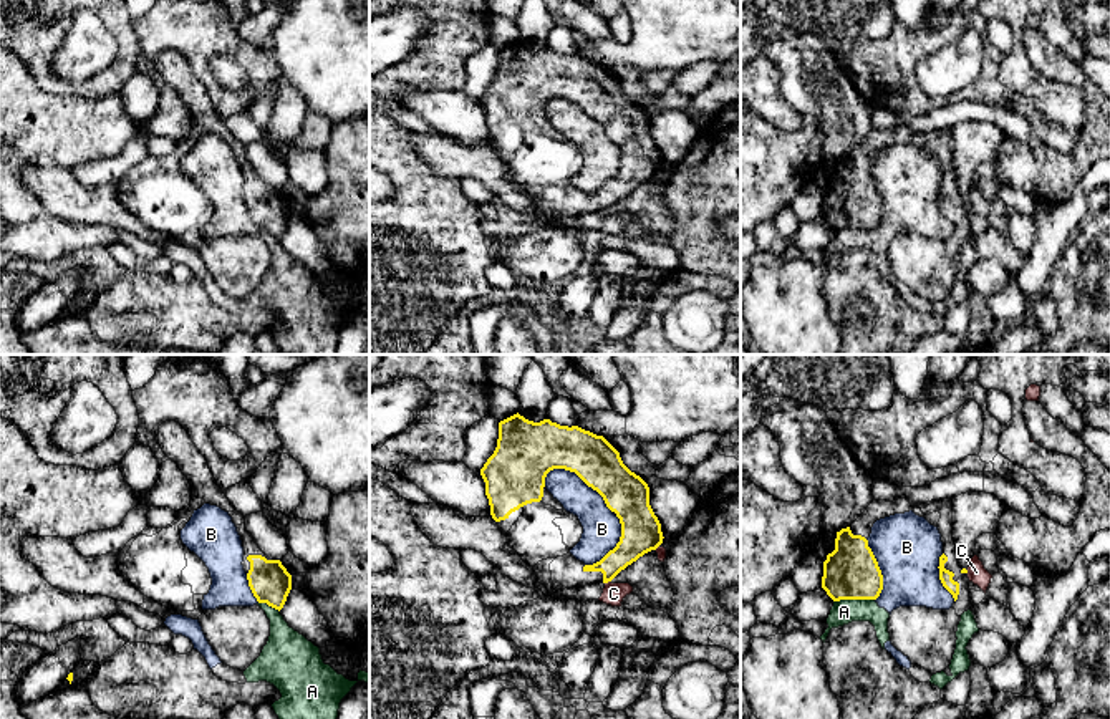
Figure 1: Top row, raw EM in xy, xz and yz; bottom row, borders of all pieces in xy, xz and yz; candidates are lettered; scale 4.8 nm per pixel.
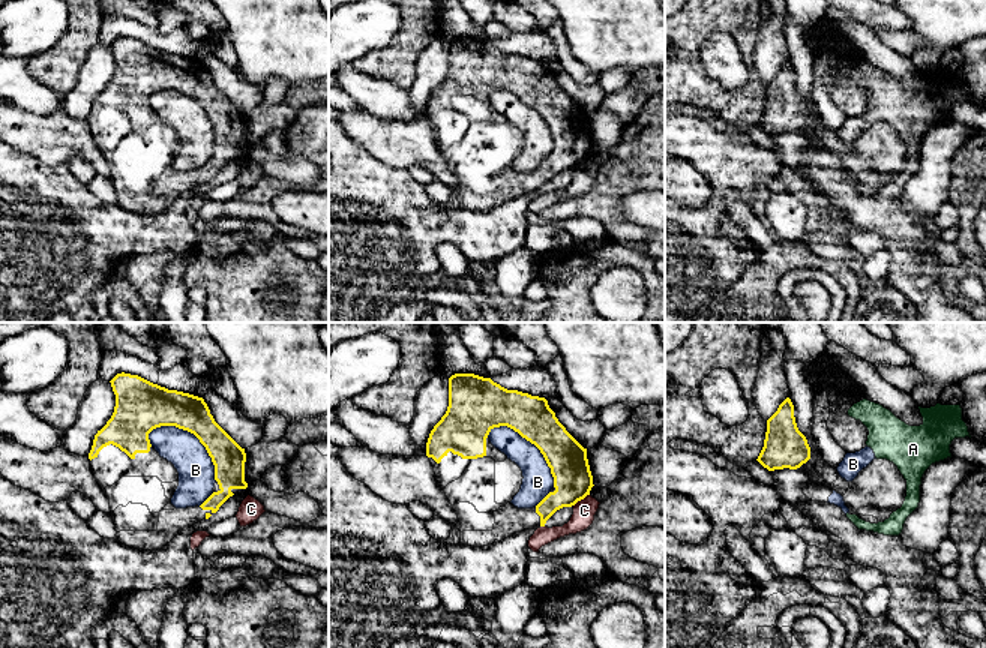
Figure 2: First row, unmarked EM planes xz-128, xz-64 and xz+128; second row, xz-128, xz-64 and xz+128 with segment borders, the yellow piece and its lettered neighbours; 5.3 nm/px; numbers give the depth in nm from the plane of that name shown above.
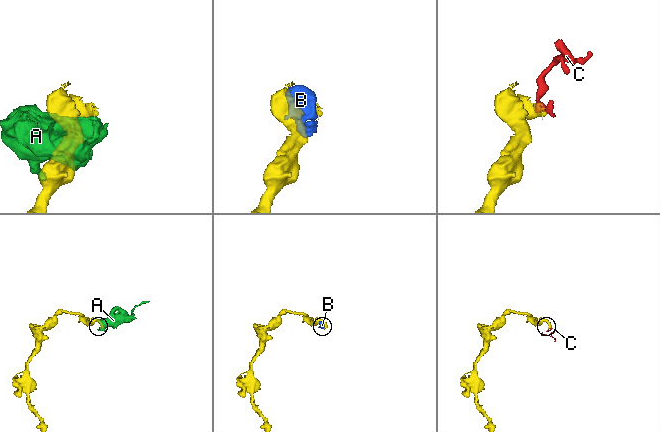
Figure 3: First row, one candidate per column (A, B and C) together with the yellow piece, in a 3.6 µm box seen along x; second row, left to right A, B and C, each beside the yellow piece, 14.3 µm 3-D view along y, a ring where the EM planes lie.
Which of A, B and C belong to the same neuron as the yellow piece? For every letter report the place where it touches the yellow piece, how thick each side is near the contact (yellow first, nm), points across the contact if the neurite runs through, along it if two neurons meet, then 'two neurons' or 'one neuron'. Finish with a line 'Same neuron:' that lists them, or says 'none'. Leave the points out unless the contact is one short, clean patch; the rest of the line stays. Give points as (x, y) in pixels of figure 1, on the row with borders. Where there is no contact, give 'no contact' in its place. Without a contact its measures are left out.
A: yz (854, 598) | 280/120 nm | two neurons
B: xz (582, 479) | 240/180 nm | two neurons
C: xz (607, 582) | 150/110 nm | two neurons
Same neuron: none

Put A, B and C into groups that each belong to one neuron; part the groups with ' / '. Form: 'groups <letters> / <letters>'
groups A B / C

